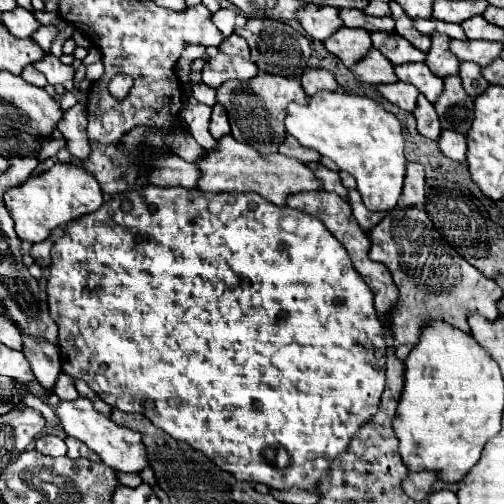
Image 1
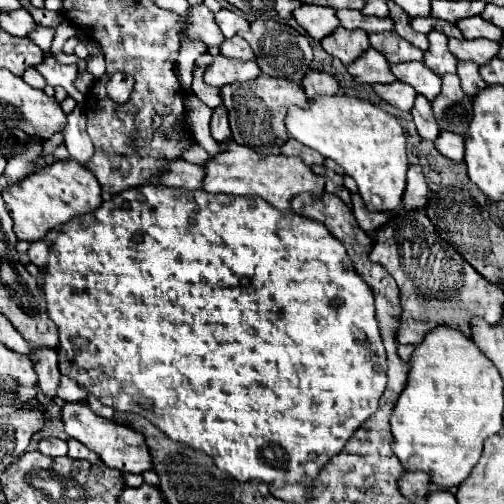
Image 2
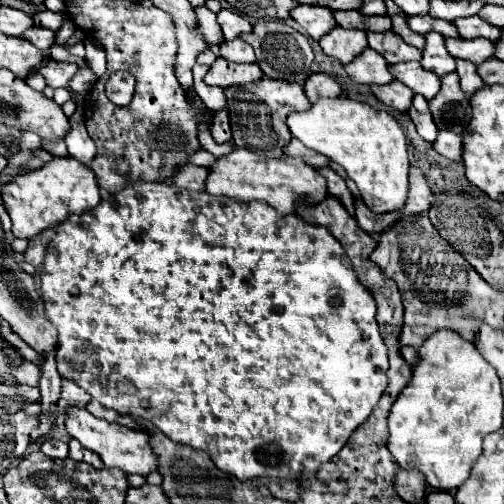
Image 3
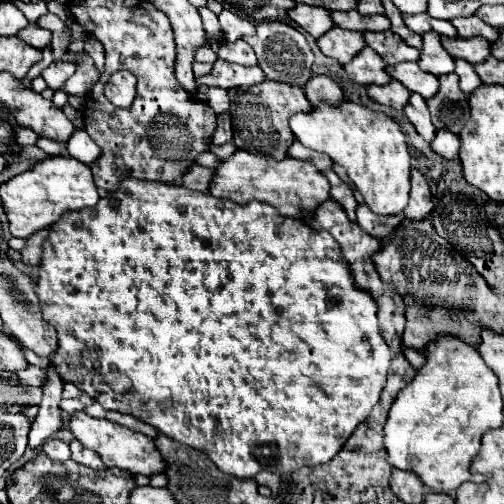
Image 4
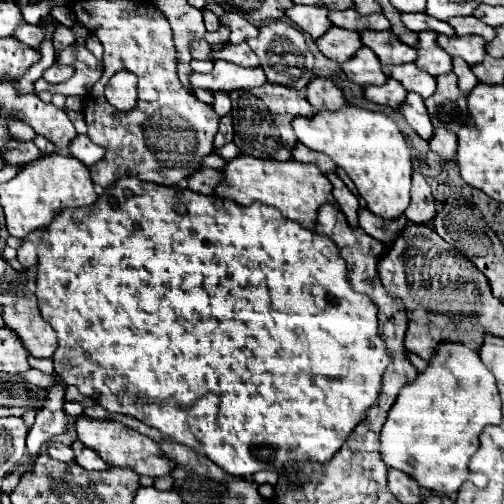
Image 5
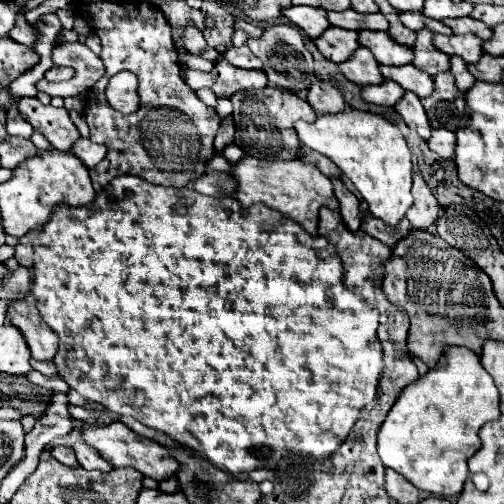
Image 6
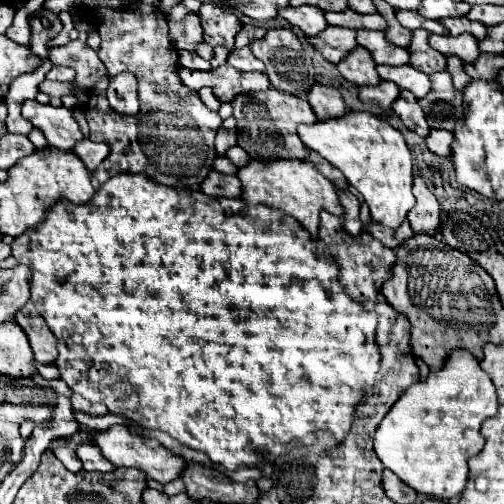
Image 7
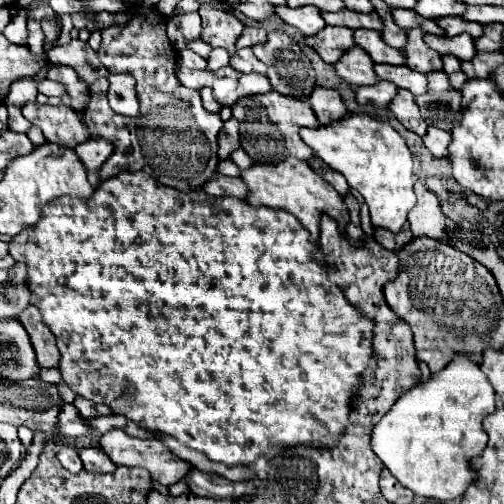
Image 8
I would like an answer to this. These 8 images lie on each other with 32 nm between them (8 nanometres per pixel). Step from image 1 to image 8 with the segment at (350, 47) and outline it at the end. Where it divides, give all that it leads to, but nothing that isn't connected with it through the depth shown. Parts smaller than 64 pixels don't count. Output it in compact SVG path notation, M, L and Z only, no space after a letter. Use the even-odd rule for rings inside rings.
M326 26L318 34L308 36L306 44L312 46L328 64L336 64L346 50L356 46L354 32L344 26Z

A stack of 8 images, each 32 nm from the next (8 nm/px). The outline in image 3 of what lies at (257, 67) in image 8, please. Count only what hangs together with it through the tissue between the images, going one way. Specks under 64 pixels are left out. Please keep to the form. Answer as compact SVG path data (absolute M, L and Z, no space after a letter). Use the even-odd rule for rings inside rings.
M242 38L224 42L220 46L220 56L228 58L228 60L234 60L234 62L256 62L256 56L254 56L252 48Z

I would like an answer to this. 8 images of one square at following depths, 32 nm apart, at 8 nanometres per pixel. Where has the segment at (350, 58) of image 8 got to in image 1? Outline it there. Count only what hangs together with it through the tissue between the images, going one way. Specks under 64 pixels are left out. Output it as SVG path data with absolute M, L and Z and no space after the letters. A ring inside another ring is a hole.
M372 48L368 52L368 56L364 56L364 60L354 64L350 70L360 82L368 82L368 84L376 84L376 86L396 82L394 64L386 56L376 52L376 48Z

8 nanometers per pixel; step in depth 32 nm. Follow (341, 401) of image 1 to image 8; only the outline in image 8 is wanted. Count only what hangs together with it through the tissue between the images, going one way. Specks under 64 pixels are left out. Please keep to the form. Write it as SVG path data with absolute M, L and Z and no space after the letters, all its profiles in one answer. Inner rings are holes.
M122 172L114 178L108 178L104 182L100 182L100 186L96 188L96 192L92 194L92 198L88 200L76 200L70 196L62 196L58 200L52 200L50 204L46 204L42 208L42 218L38 220L36 226L30 228L28 232L28 244L26 244L26 266L28 266L28 288L32 292L30 302L40 310L46 326L54 332L56 342L58 342L58 350L60 350L60 372L62 372L62 380L82 398L88 398L90 402L102 402L106 406L112 408L114 414L122 414L128 420L136 422L140 428L152 430L152 432L166 432L170 436L174 436L178 442L204 452L210 460L214 462L222 462L228 468L232 466L250 466L254 464L258 458L264 460L272 460L276 458L282 448L294 446L294 444L310 444L312 448L328 448L332 444L336 444L336 440L340 440L346 432L346 426L350 424L350 412L352 412L352 402L356 400L358 388L364 380L372 380L372 372L376 370L376 356L374 356L374 348L372 348L372 318L364 316L354 304L348 304L348 298L344 296L344 292L340 292L340 288L336 288L336 284L330 284L328 280L328 272L332 272L332 268L328 268L328 264L322 260L320 254L320 246L310 242L308 230L302 228L302 224L288 212L284 210L272 210L272 208L264 208L264 206L248 206L244 200L240 198L214 198L208 196L204 190L200 192L176 192L176 188L164 188L162 184L156 184L156 180L152 180L148 174L144 172Z

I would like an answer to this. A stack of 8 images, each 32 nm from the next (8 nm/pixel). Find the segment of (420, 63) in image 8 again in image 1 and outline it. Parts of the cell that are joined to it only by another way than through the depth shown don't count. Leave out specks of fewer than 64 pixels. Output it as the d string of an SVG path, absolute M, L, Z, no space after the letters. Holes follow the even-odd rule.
M440 32L432 34L432 48L428 52L426 64L432 70L432 74L440 78L454 76L460 72L460 60L456 60L456 56L452 56L450 50L450 36L444 36Z

